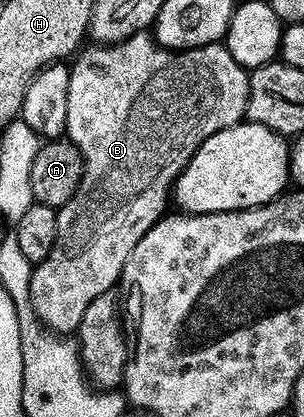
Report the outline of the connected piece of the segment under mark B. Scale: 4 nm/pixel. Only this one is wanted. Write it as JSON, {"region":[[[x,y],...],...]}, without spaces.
{"region":[[[137,31],[135,35],[123,39],[120,43],[88,47],[73,60],[68,81],[66,135],[70,142],[78,146],[78,152],[82,154],[80,185],[72,193],[70,200],[62,207],[57,208],[56,241],[52,245],[52,253],[44,261],[37,263],[30,273],[30,301],[28,305],[34,310],[34,316],[38,318],[39,323],[55,333],[77,332],[80,317],[84,317],[84,309],[88,309],[88,305],[92,305],[92,301],[96,301],[96,297],[100,297],[104,292],[115,290],[116,284],[122,278],[124,265],[128,261],[128,253],[132,253],[132,249],[136,249],[136,245],[144,237],[144,233],[148,233],[148,229],[152,229],[152,225],[167,214],[168,192],[173,188],[174,180],[177,179],[178,174],[186,168],[186,162],[196,153],[196,149],[205,139],[212,137],[212,133],[230,127],[234,123],[243,122],[246,102],[250,96],[250,77],[247,68],[241,67],[222,43],[209,43],[207,47],[194,47],[191,51],[171,51],[159,47],[153,34]]]}

